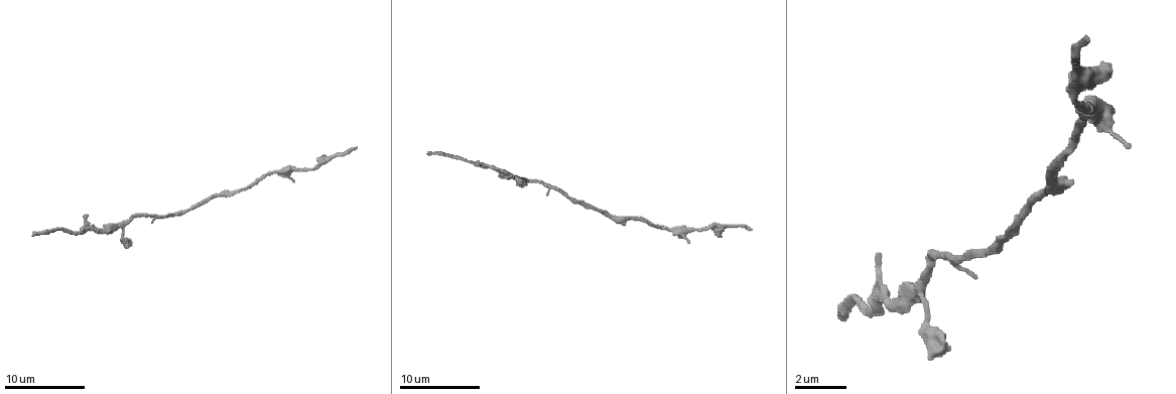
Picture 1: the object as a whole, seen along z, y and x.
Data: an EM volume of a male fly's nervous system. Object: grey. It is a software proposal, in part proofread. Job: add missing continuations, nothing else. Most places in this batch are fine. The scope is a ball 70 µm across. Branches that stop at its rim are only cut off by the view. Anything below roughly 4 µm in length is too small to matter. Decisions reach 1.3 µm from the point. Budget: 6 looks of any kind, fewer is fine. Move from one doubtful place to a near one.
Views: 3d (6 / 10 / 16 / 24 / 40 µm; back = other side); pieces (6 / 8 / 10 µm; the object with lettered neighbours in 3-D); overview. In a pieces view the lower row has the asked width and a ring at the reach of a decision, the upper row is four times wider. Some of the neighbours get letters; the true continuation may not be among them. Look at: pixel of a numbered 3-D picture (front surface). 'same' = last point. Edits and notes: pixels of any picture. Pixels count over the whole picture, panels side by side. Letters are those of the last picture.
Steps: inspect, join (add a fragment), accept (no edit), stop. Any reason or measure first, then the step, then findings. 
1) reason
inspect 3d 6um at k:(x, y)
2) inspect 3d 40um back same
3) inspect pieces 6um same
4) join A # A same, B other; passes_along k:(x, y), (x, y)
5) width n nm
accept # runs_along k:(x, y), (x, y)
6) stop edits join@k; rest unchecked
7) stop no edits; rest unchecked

tapers out
inspect pieces 10um at 1:(688, 242)

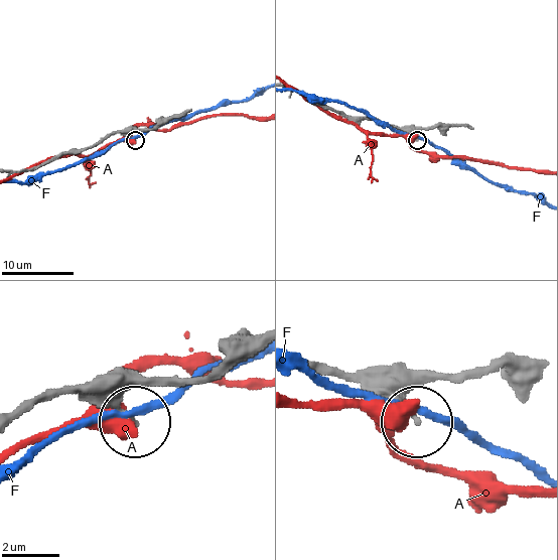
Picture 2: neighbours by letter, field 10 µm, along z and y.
accept # A other, F other; none of them fits

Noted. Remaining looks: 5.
an open end
inspect pieces 10um at 1:(126, 244)

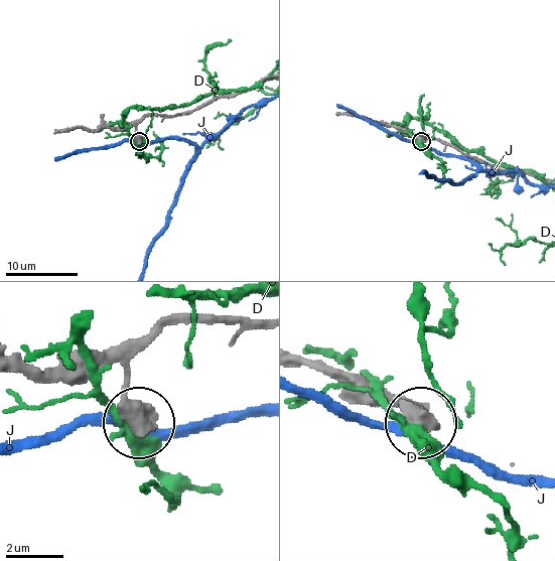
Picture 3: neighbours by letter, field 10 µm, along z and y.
accept # D other, J other; runs_along 3:(260, 322), (159, 329), (130, 366), (123, 402), (135, 421); none of them fits

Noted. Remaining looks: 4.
thin end
inspect 3d 6um at 1:(546, 192)

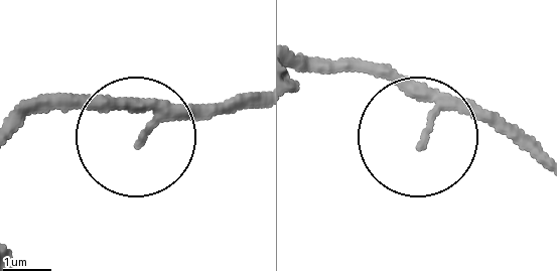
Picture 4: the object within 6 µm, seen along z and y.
inspect pieces 6um at 4:(137, 139)

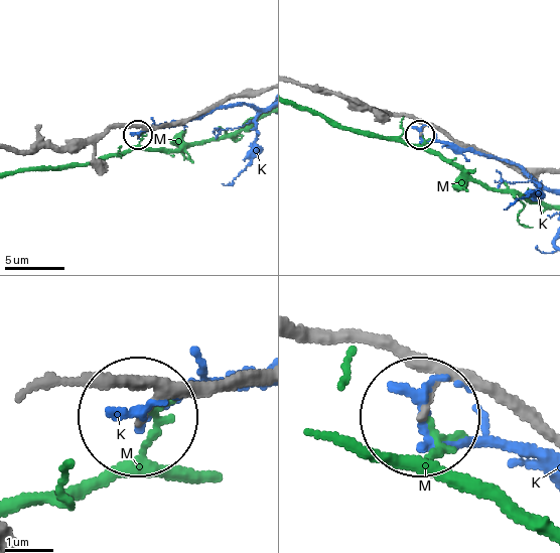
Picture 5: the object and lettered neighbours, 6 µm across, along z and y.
accept # K other, M other; runs_along 5:(260, 375), (188, 387), (144, 411); no lettered fragment goes on from it

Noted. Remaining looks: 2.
stop no edits; rest unchecked

